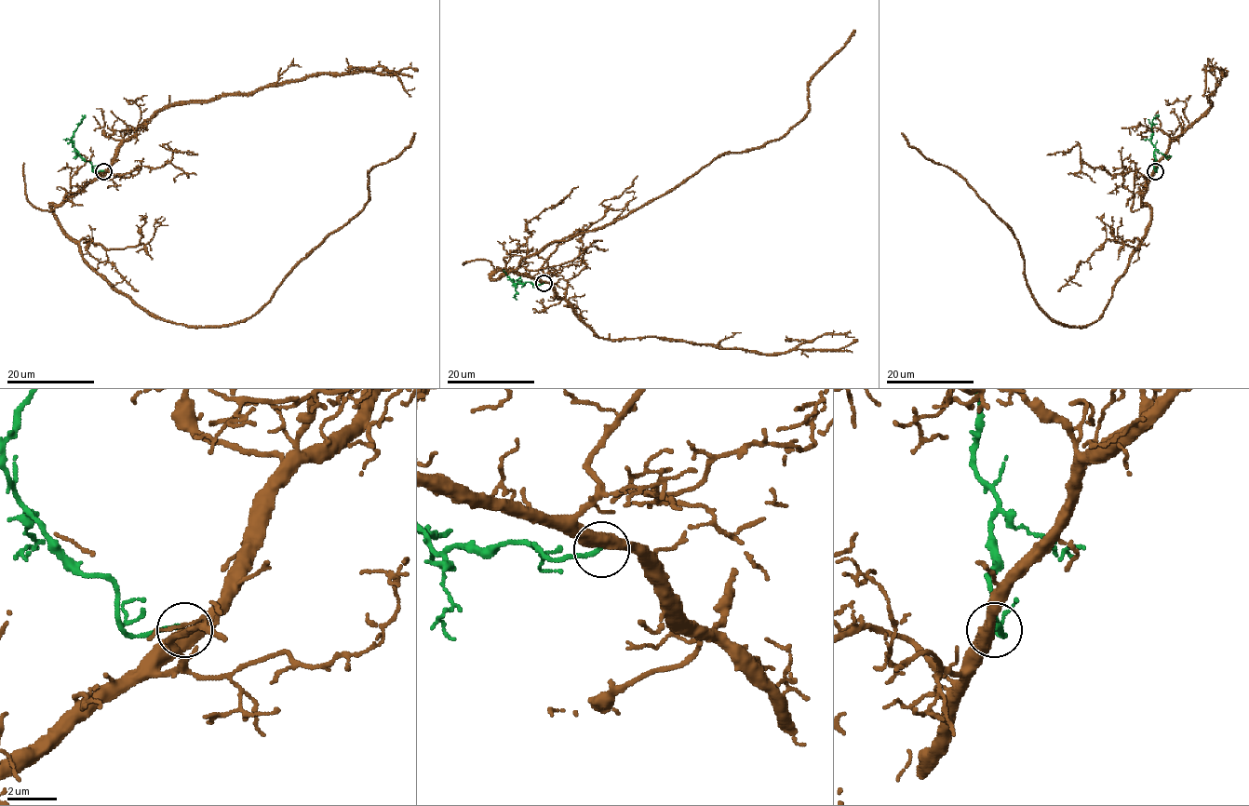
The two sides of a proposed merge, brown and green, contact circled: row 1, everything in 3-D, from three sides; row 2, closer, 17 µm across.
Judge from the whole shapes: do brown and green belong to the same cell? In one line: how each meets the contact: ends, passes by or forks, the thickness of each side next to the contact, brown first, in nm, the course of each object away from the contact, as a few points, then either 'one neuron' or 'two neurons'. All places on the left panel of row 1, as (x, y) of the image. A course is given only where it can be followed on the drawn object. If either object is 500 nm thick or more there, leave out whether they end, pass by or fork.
550 nm thick on the brown side, 190 nm on the other; brown runs (104, 171), (52, 207), (83, 258), (162, 318), (225, 327), (246, 321), (362, 208), (368, 173), (415, 132); green runs (104, 171), (95, 172), (72, 143), (73, 131), (82, 120), (82, 115); one neuron

